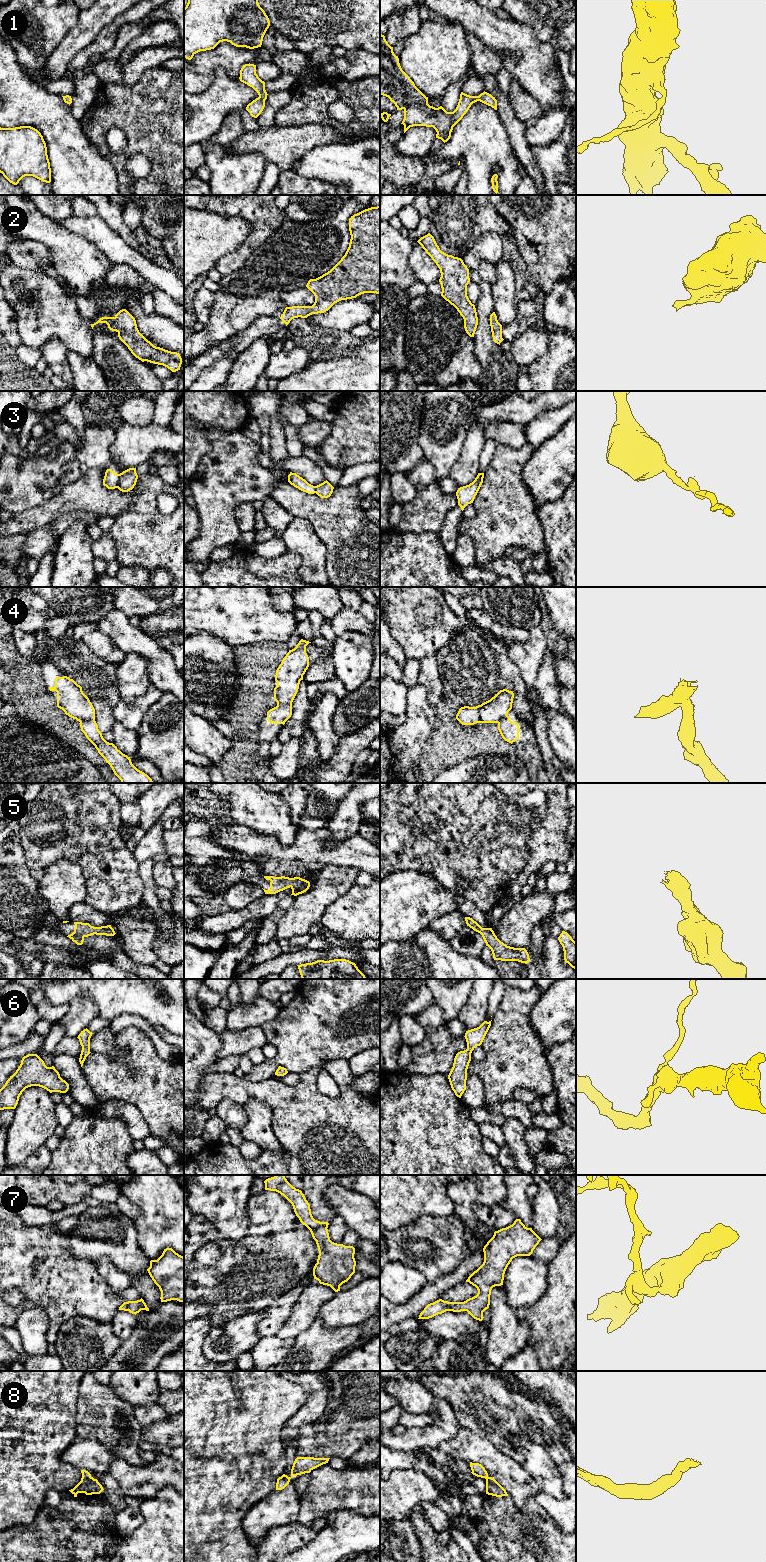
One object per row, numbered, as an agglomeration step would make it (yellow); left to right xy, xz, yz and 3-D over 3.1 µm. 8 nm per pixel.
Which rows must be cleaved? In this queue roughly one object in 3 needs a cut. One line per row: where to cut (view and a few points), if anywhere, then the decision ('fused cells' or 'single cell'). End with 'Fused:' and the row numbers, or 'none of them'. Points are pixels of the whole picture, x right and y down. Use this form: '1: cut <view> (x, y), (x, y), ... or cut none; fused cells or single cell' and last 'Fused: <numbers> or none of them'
1: cut none; single cell
2: cut none; single cell
3: cut xy (120, 474), (116, 487); fused cells
4: cut xy (94, 719), (80, 722); fused cells
5: cut none; single cell
6: cut none; single cell
7: cut none; single cell
8: cut none; single cell
Fused: 3, 4

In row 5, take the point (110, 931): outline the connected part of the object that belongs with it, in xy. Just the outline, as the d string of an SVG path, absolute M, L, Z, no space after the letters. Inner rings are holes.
M74 922L74 924L74 932L67 937L69 937L77 945L82 945L85 937L94 934L106 936L114 936L116 934L111 925L94 927L91 926L89 923Z

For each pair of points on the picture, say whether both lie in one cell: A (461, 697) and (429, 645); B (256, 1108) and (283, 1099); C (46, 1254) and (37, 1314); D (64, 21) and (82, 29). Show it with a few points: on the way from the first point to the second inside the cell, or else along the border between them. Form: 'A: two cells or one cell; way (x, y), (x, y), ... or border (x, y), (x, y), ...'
A: two cells; border (452, 638), (435, 655)
B: two cells; border (243, 1104), (267, 1104), (272, 1127)
C: two cells; border (22, 1310), (41, 1307), (47, 1314), (49, 1328)
D: two cells; border (80, 10), (77, 22), (59, 43)

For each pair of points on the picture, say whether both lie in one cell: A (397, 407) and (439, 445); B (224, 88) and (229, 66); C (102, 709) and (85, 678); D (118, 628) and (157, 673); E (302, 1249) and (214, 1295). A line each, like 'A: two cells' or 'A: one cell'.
A: two cells
B: two cells
C: one cell
D: one cell
E: one cell

